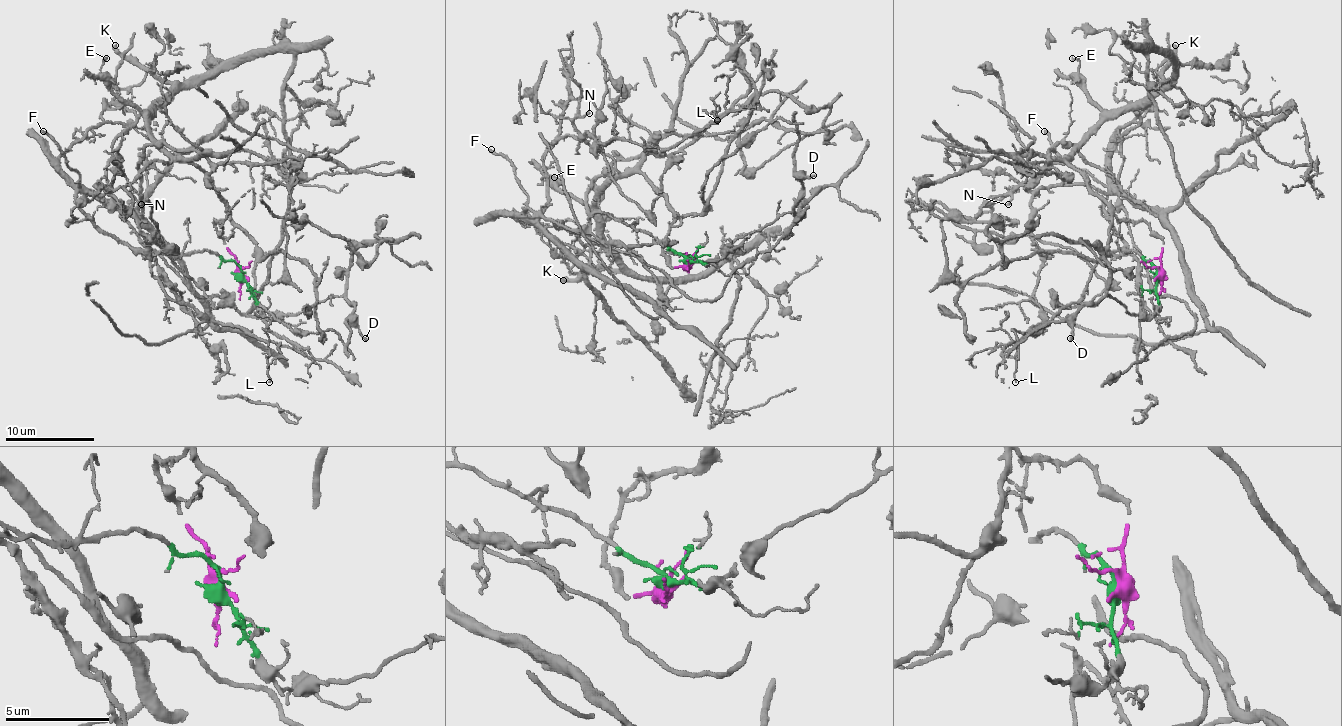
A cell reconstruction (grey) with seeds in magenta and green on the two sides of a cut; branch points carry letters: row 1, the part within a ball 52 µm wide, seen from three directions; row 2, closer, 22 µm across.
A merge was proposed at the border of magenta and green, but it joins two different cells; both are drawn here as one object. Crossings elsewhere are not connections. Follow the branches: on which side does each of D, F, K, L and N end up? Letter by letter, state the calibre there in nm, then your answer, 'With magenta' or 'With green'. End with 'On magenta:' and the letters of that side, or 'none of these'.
D: Thickness 170 nm. With magenta
F: Thickness 240 nm. With green
K: Thickness 380 nm. With magenta
L: Thickness 110 nm. With green
N: Thickness 140 nm. With magenta
On magenta: D, K, N

